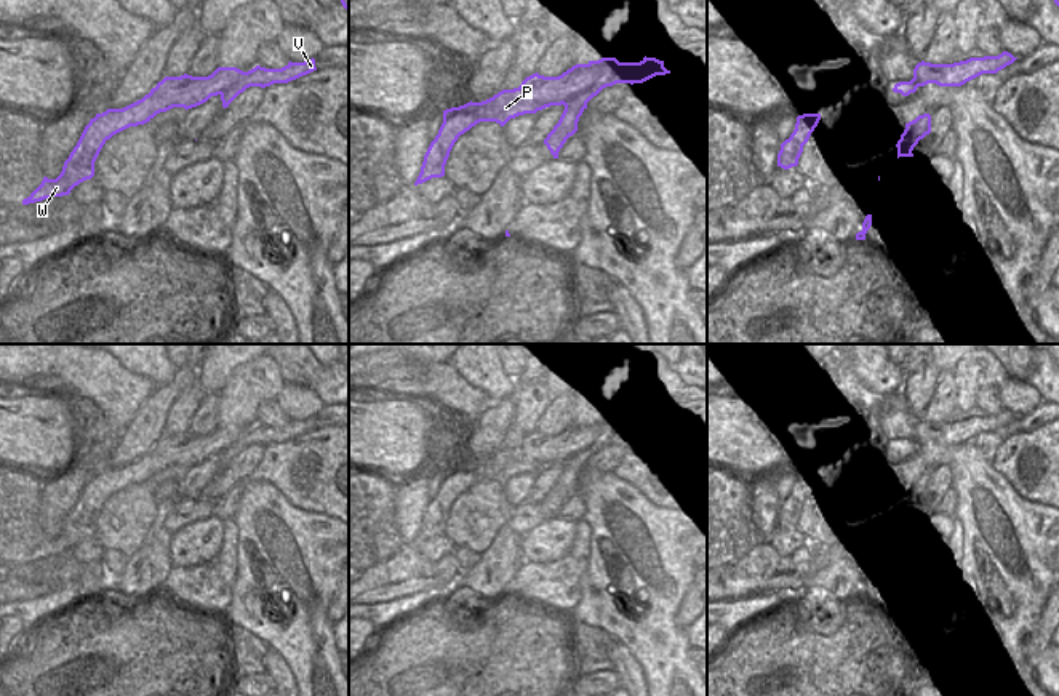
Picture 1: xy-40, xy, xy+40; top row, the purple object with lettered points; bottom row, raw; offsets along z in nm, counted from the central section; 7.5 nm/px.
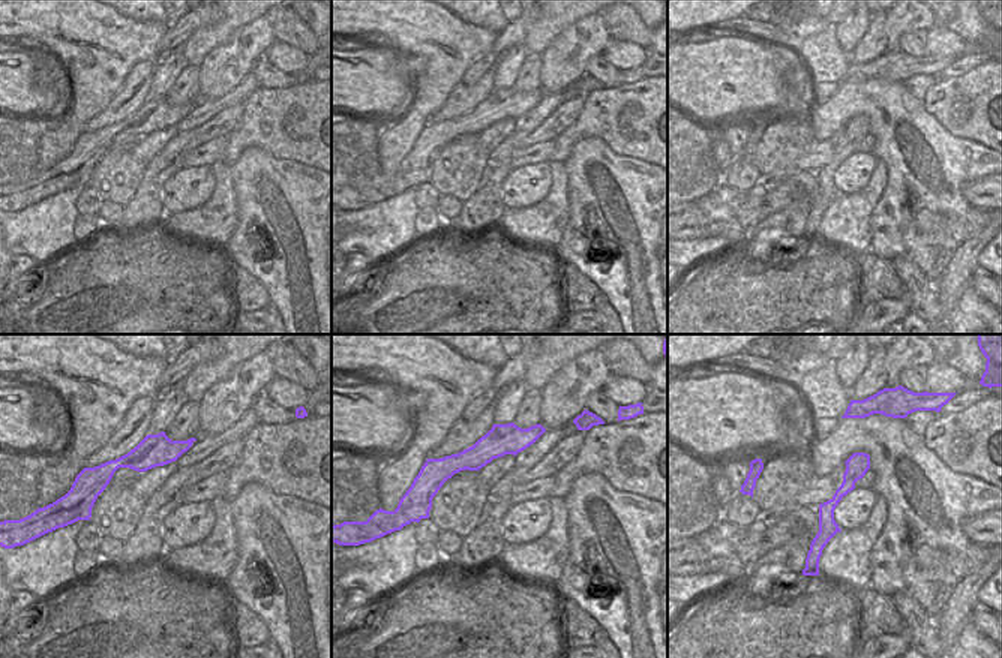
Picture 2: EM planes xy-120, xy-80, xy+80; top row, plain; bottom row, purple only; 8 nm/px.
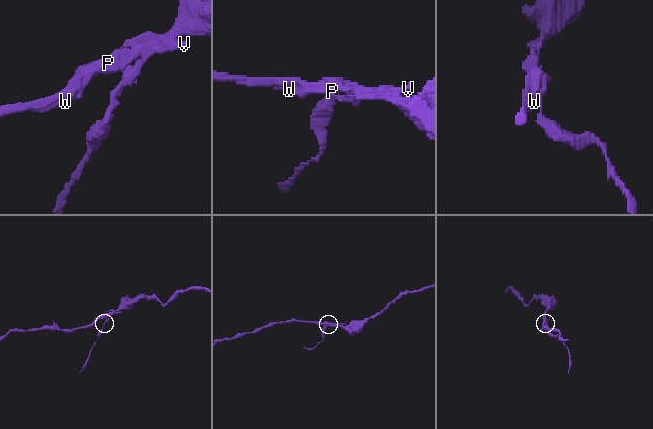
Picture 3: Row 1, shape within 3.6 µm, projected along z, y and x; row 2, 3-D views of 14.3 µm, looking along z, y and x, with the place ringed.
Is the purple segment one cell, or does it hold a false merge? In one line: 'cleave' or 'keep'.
cleave

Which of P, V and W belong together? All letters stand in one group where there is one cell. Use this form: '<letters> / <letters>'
P W / V

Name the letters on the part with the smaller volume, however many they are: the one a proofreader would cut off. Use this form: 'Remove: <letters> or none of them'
Remove: V

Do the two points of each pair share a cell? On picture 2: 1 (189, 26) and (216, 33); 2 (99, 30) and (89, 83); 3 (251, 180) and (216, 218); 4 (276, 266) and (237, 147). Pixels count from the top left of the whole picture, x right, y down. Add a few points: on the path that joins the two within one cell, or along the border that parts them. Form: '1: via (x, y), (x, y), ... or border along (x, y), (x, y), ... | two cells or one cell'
1: border along (224, 15), (215, 23), (200, 27), (180, 47) | two cells
2: via (116, 47), (126, 59), (105, 66) | one cell
3: border along (230, 165), (236, 200), (234, 231) | two cells
4: border along (275, 158), (261, 149), (248, 147), (231, 165) | two cells

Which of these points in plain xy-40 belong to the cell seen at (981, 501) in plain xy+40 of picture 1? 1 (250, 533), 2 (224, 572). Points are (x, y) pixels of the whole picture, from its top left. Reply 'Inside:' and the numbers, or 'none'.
Inside: 1

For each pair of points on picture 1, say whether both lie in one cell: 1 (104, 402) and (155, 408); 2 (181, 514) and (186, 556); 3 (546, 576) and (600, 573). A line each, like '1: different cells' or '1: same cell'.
1: different cells
2: different cells
3: different cells

